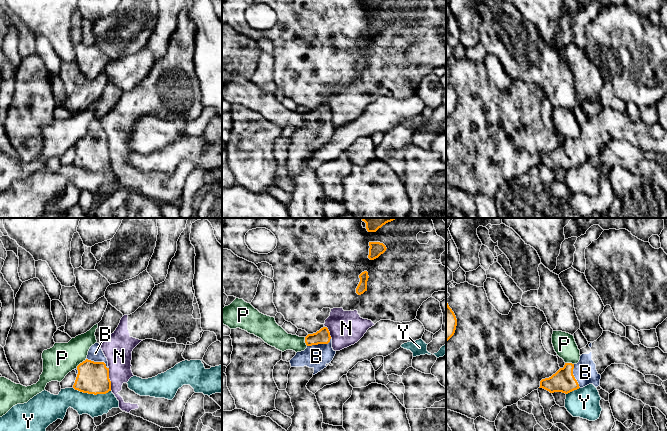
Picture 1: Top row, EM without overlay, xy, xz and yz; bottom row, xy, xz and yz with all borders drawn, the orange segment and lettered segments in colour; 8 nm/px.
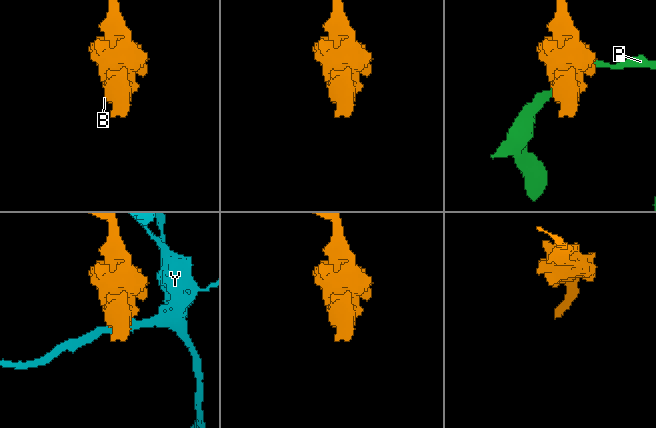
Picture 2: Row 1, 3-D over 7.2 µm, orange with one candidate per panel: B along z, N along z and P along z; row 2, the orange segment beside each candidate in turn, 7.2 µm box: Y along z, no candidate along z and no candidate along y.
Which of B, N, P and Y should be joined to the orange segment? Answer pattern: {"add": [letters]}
{"add": ["B"]}

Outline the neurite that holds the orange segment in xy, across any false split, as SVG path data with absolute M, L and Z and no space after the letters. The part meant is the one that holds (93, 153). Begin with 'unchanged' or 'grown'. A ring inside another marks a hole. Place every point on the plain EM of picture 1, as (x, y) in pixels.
grown; M99 119L90 123L86 136L74 146L77 150L75 166L94 171L111 167L108 137Z

